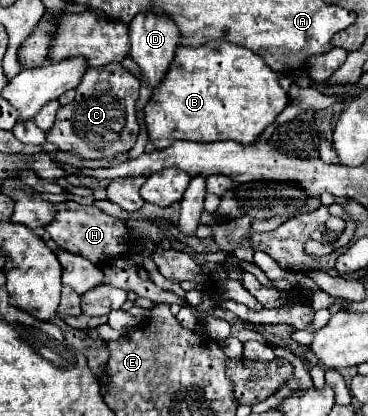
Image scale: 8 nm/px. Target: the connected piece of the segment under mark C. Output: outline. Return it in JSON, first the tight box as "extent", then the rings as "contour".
{"extent":[47,62,139,160],"contour":[[[111,62],[99,68],[89,68],[83,82],[77,86],[75,100],[57,110],[53,128],[47,132],[47,142],[55,144],[57,150],[61,152],[71,152],[85,160],[115,158],[119,152],[129,152],[135,146],[137,136],[139,136],[139,124],[135,116],[137,98],[139,98],[139,80],[129,70],[125,70],[119,62]]]}

